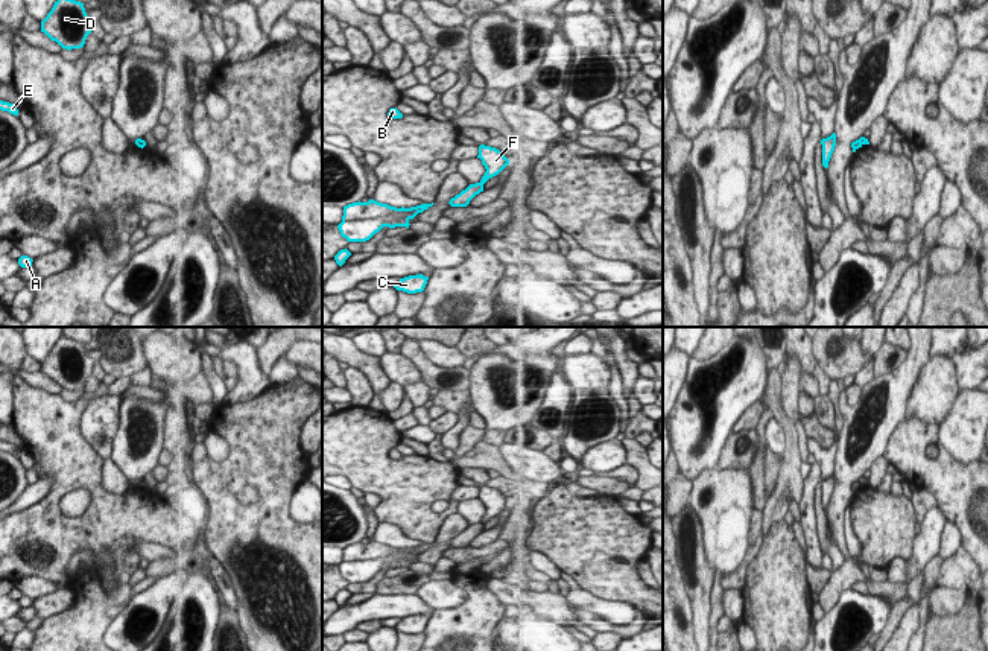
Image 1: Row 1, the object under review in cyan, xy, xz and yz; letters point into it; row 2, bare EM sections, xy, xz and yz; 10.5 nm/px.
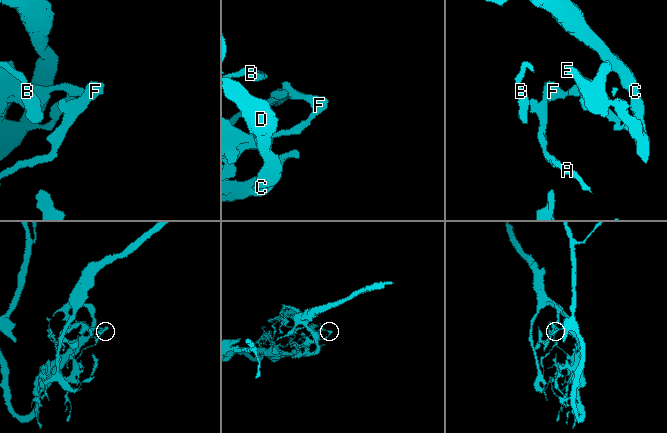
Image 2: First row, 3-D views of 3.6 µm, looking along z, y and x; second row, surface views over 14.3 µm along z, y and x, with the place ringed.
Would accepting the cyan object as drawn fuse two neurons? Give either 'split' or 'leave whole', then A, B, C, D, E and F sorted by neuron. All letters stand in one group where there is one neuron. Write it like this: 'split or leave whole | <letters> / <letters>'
split | A F / B C D E

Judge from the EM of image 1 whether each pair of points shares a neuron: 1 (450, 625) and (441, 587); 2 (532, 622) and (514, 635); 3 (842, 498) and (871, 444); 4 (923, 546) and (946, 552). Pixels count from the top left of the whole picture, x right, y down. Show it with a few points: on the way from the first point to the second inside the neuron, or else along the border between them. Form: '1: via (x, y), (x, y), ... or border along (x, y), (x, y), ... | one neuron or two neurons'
1: border along (467, 592), (467, 598), (458, 606), (433, 610) | two neurons
2: via (528, 627), (519, 633) | one neuron
3: via (844, 484), (847, 470), (859, 458) | one neuron
4: border along (947, 522), (937, 555) | two neurons

